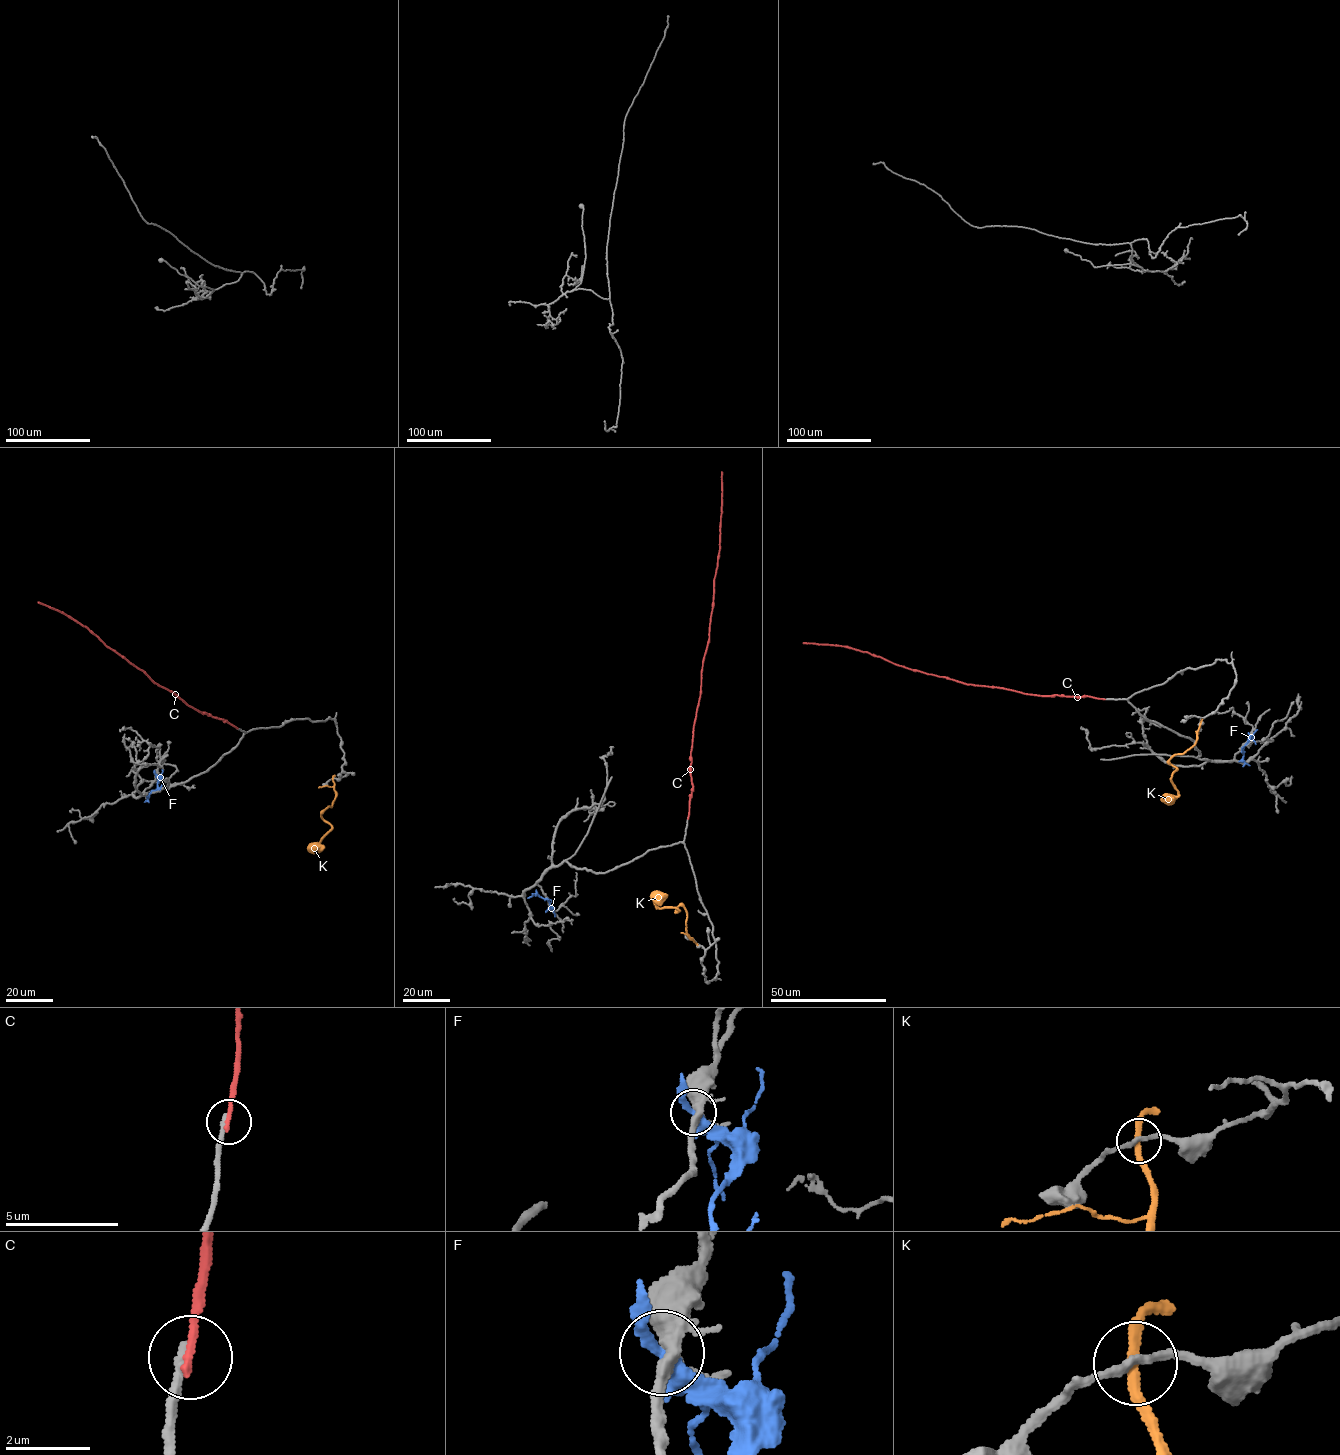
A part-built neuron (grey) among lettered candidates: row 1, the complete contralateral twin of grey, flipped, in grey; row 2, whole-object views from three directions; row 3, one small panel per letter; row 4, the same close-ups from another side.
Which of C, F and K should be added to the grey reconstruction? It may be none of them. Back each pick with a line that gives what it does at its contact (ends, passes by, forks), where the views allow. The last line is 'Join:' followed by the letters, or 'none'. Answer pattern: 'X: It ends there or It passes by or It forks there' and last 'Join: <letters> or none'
Join: none

